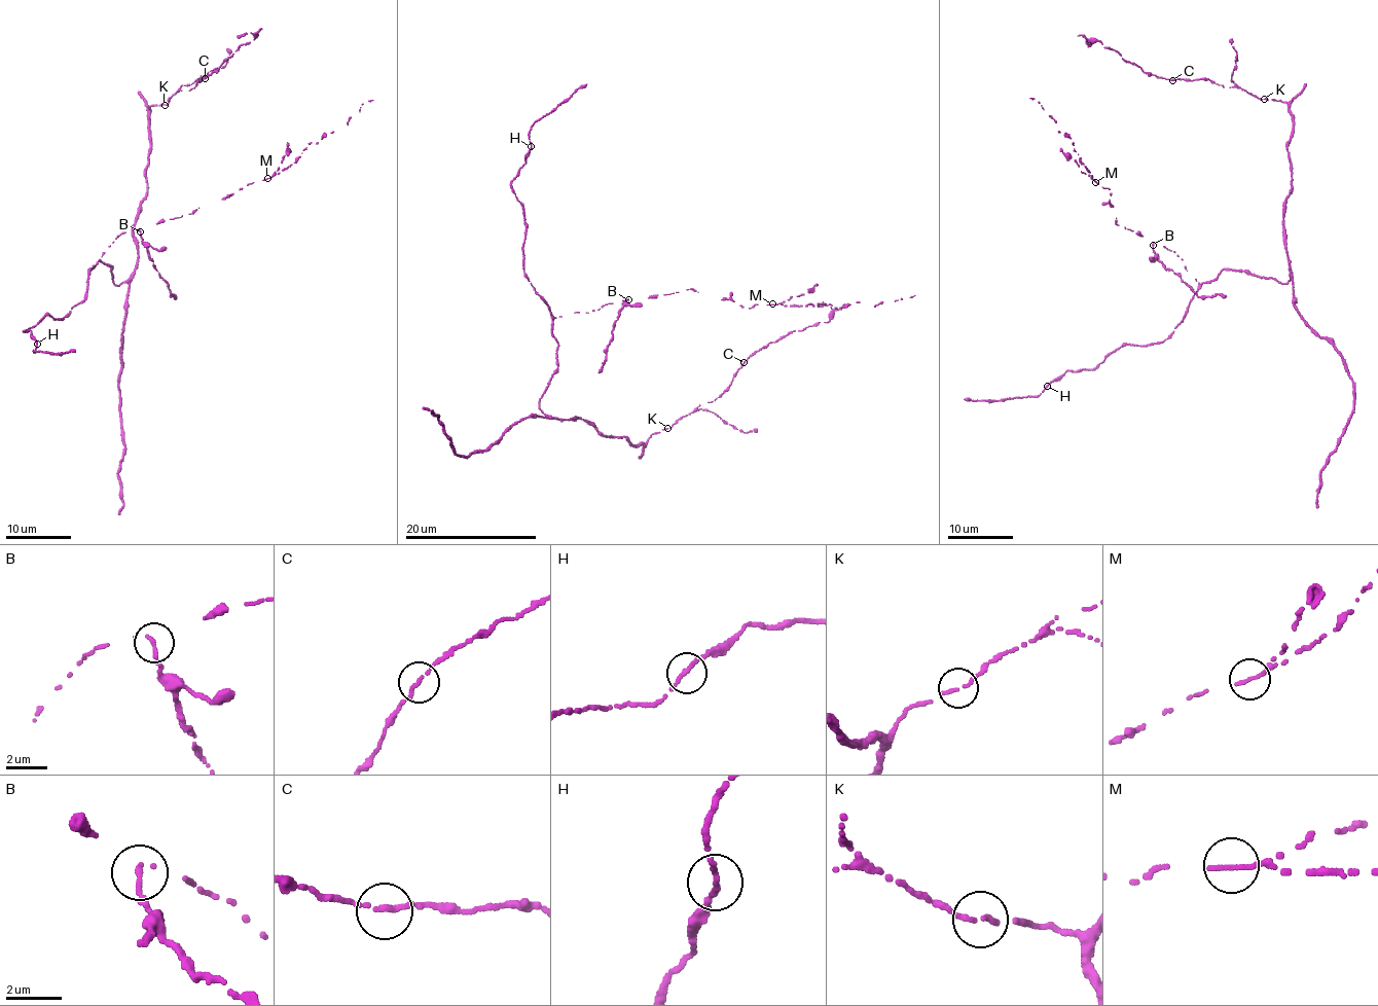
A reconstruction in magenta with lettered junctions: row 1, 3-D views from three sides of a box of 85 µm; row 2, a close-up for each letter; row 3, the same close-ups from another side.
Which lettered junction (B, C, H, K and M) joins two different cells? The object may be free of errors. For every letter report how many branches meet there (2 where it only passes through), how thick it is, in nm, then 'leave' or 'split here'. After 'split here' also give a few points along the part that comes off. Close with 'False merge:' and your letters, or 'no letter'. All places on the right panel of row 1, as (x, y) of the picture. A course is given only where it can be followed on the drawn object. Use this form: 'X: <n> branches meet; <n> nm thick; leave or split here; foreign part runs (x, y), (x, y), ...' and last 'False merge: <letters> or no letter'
B: 1 branches meet; 240 nm thick; split here; foreign part runs (1153, 245), (1158, 260), (1197, 294), (1226, 297)
C: 2 branches meet; 190 nm thick; leave
H: 1 branches meet; 280 nm thick; leave
K: 1 branches meet; 240 nm thick; leave
M: 1 branches meet; 240 nm thick; leave
False merge: B

